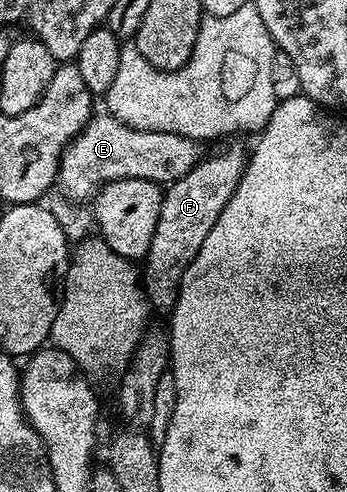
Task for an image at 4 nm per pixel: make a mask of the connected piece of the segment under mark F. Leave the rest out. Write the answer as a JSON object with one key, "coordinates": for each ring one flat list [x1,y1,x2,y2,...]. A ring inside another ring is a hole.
{"coordinates":[[227,147,216,155,210,155,200,159,197,166,185,173,185,177,163,191,161,217,157,217,157,229,153,229,149,253,141,263,141,286,147,292,147,302,154,310,156,307,163,313,175,308,179,282,185,269,189,269,193,257,197,257,205,237,209,237,209,229,217,225,221,209,229,205,229,197,233,197,243,176,243,168,247,166,248,156,245,151,243,155,239,147]]}

